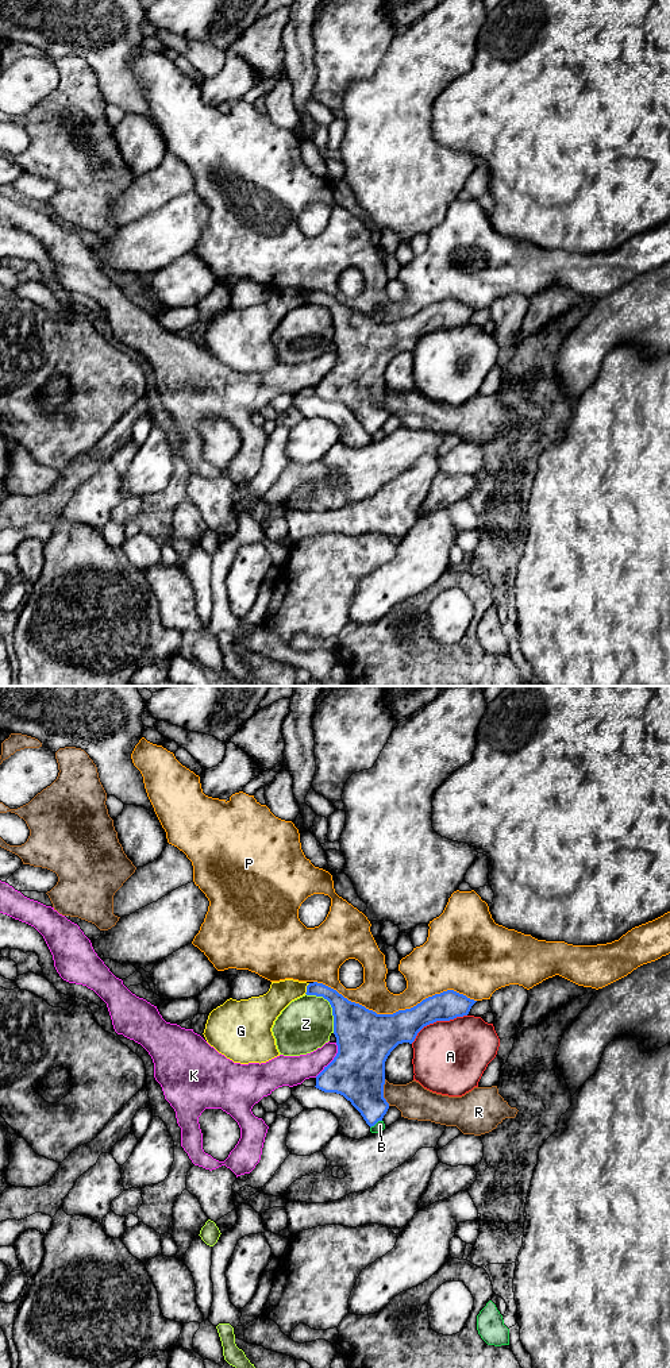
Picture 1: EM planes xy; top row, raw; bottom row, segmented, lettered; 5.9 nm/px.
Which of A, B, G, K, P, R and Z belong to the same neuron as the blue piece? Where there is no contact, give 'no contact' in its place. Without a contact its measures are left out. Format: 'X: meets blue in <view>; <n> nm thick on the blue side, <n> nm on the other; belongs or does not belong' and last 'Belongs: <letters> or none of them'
A: meets blue in xy; 190 nm thick on the blue side, 440 nm on the other; does not belong
B: meets blue in xy; 260 nm thick on the blue side, 60 nm on the other; does not belong
G: meets blue in xy; 130 nm thick on the blue side, 160 nm on the other; does not belong
K: meets blue in xy; 340 nm thick on the blue side, 180 nm on the other; does not belong
P: meets blue in xy; 340 nm thick on the blue side, 190 nm on the other; does not belong
R: meets blue in xy; 320 nm thick on the blue side, 200 nm on the other; does not belong
Z: meets blue in xy; 320 nm thick on the blue side, 320 nm on the other; does not belong
Belongs: none of them

